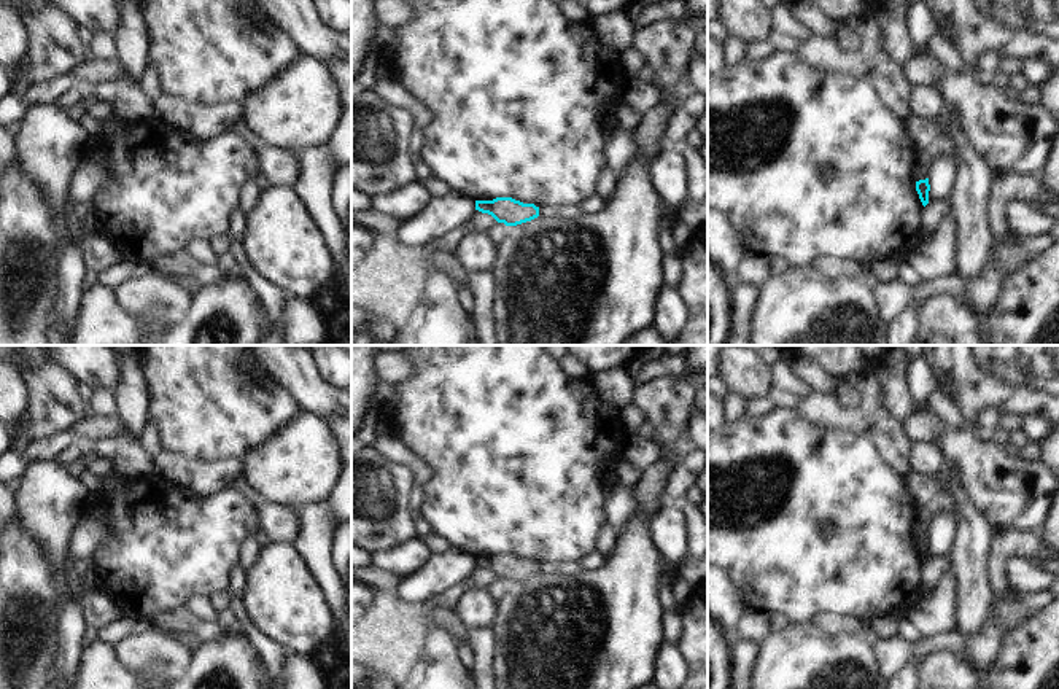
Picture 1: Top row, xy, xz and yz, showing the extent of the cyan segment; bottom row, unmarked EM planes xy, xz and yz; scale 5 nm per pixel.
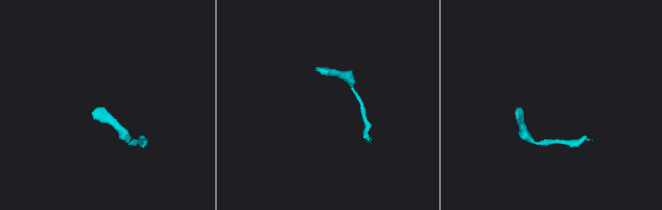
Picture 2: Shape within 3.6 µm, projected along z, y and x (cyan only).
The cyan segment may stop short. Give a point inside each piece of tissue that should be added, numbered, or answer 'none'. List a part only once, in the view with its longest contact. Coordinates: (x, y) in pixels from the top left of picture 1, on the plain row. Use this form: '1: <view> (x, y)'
none

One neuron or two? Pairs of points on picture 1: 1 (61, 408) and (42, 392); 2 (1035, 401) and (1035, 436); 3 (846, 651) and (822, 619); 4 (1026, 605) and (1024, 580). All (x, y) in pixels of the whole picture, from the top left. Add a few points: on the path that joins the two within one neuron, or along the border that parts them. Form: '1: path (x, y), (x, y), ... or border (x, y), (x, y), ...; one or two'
1: path (56, 403), (46, 393); one
2: border (1042, 412), (1027, 412), (1021, 417); two
3: border (811, 622), (829, 634), (861, 635); two
4: border (1010, 591), (1016, 594), (1042, 592); two

